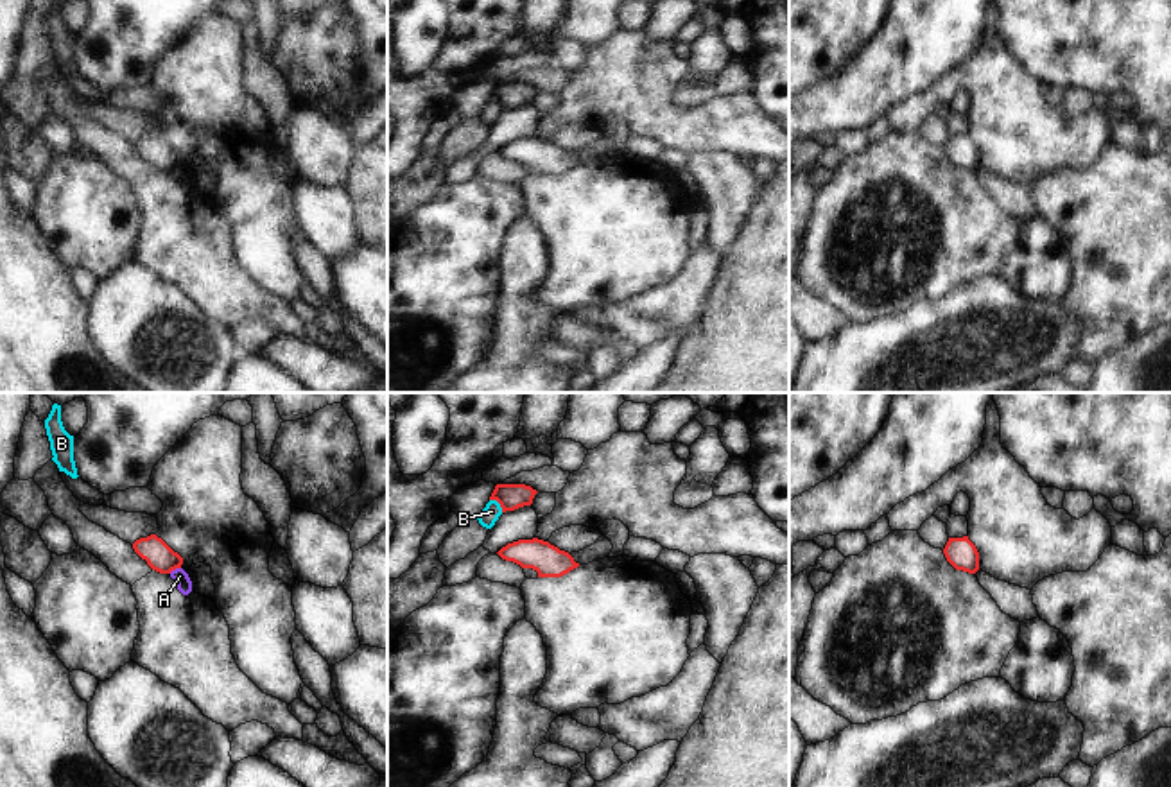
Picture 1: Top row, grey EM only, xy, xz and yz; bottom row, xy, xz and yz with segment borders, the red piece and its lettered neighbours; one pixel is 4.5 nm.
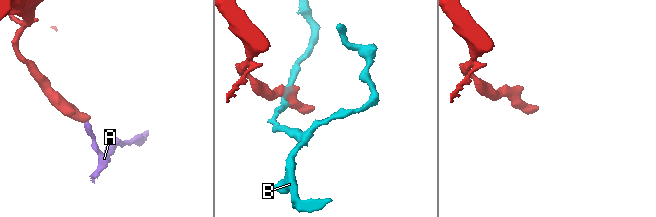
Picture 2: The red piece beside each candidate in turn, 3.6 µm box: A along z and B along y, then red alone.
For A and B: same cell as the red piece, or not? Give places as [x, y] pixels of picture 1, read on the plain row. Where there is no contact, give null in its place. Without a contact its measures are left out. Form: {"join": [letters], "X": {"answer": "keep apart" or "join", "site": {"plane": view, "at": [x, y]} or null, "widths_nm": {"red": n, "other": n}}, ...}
{"join": [], "A": {"answer": "keep apart", "site": {"plane": "xy", "at": [174, 167]}, "widths_nm": {"red": 120, "other": 70}}, "B": {"answer": "keep apart", "site": {"plane": "xz", "at": [499, 101]}, "widths_nm": {"red": 120, "other": 80}}}

